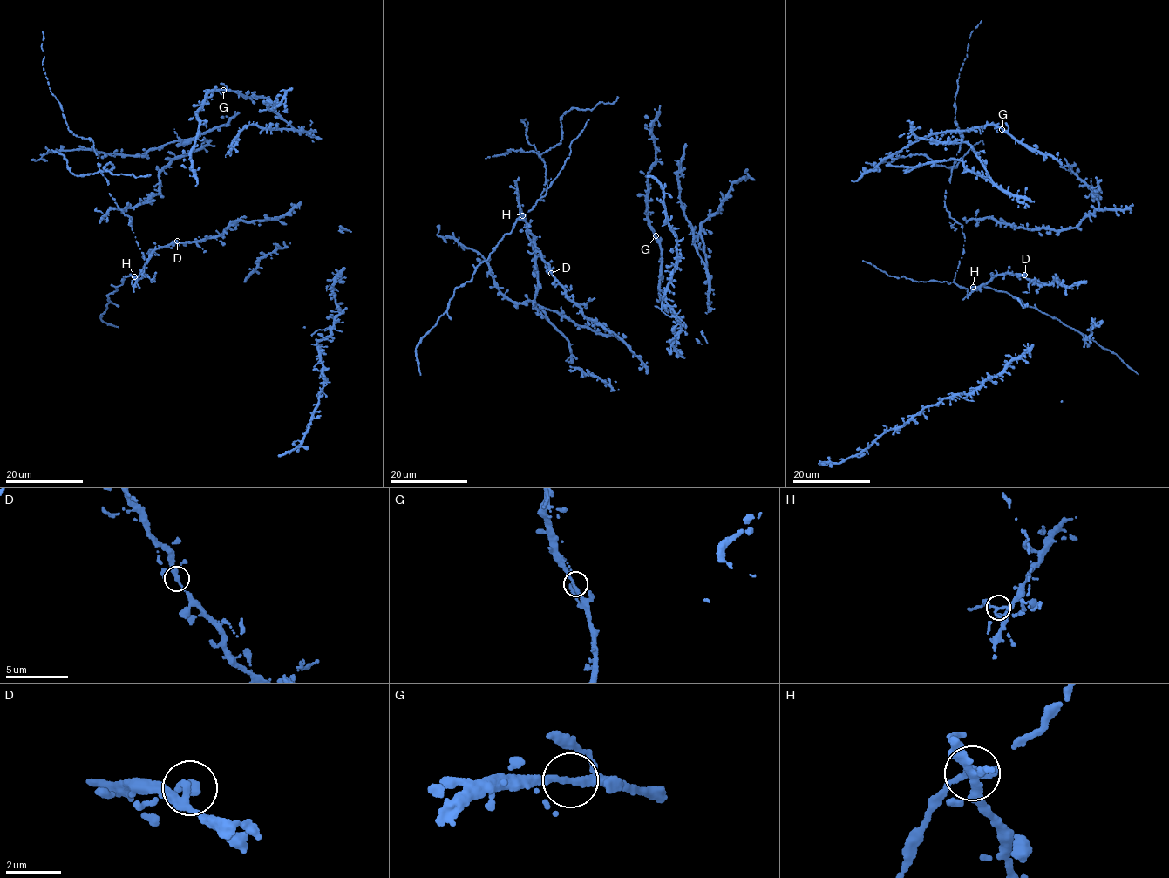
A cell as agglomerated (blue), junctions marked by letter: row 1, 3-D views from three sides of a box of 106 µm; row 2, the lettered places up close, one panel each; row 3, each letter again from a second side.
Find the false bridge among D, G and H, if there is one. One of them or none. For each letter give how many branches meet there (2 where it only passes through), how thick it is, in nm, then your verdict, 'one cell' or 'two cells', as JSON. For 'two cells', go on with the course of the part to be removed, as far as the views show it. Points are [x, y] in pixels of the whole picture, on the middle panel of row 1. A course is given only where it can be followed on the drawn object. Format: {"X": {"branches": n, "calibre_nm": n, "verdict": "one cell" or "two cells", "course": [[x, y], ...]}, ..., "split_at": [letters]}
{"D": {"branches": 2, "calibre_nm": 280, "verdict": "one cell"}, "G": {"branches": 2, "calibre_nm": 280, "verdict": "one cell"}, "H": {"branches": 2, "calibre_nm": 240, "verdict": "two cells"}, "split_at": ["H"]}

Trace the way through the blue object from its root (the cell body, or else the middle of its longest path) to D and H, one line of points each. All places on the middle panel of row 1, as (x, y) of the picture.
D: (627, 346), (613, 332), (583, 316), (551, 273)
H: (627, 346), (613, 332), (583, 316), (567, 296), (535, 247), (534, 237), (522, 215)

